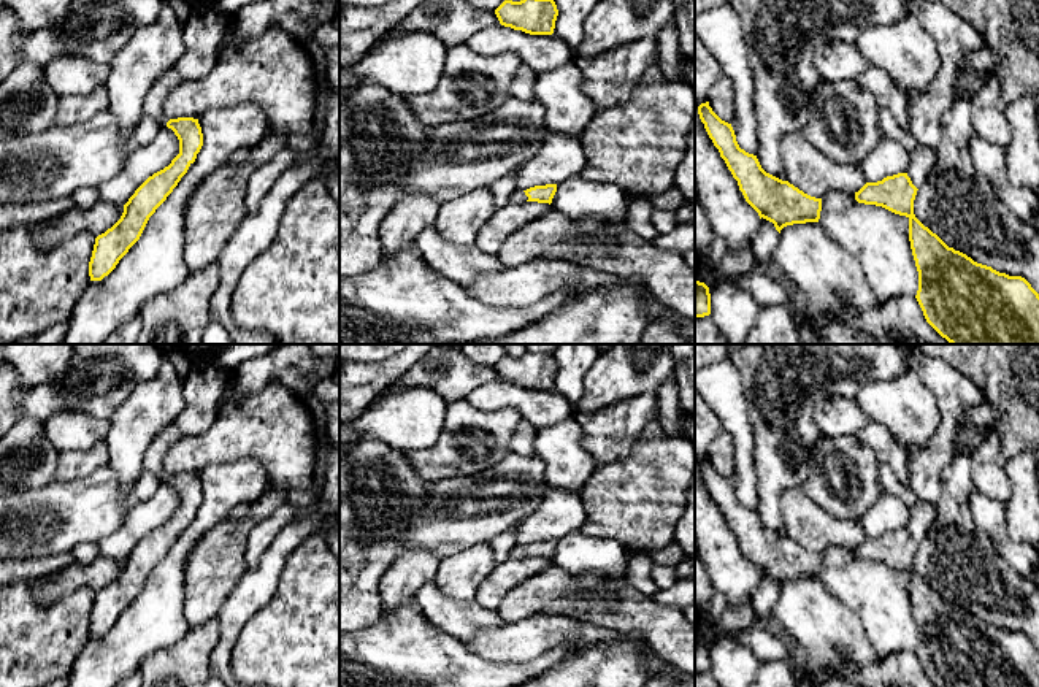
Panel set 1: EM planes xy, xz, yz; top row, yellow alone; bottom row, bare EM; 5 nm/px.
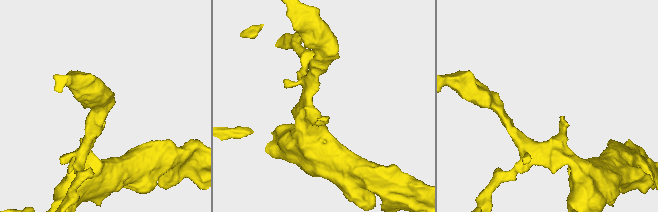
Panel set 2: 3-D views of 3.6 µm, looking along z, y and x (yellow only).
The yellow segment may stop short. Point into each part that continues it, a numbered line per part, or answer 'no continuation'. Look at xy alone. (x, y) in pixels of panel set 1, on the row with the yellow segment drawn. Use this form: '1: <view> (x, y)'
1: xy (170, 80)

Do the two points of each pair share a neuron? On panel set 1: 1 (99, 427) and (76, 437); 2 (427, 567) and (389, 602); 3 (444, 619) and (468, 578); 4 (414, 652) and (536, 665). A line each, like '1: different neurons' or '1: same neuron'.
1: same neuron
2: same neuron
3: different neurons
4: same neuron

